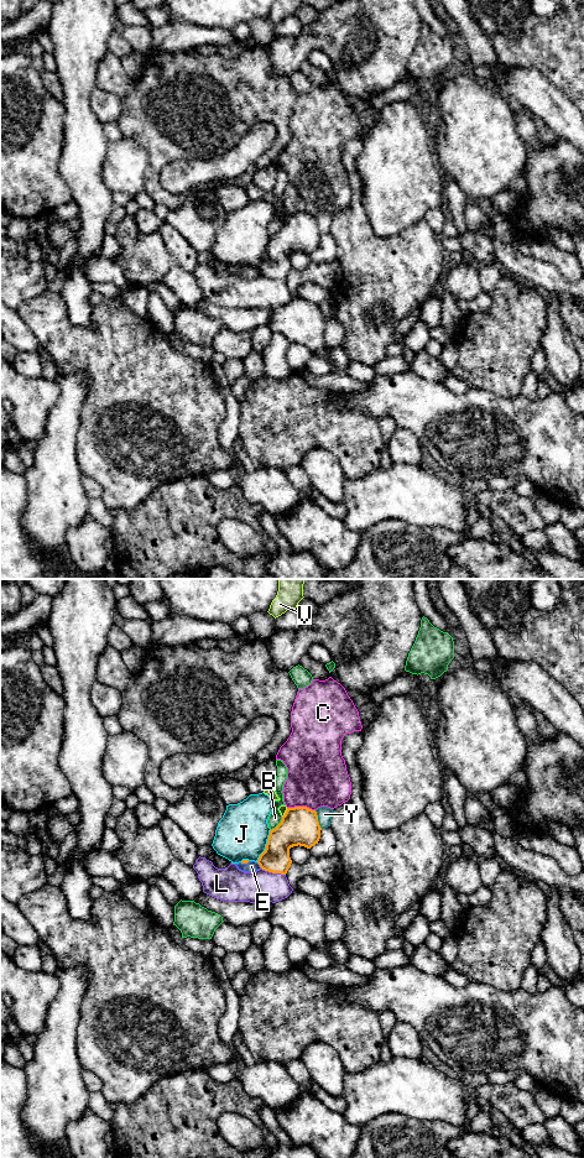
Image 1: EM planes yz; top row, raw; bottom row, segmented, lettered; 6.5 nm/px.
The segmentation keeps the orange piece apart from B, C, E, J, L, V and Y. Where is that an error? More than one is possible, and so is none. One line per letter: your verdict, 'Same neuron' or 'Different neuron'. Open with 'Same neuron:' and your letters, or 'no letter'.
Same neuron: no letter
B: Different neuron
C: Different neuron
E: Different neuron
J: Different neuron
L: Different neuron
V: Different neuron
Y: Different neuron

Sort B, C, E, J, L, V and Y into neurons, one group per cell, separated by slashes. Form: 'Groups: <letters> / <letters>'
Groups: B / C / E / J / L / V / Y

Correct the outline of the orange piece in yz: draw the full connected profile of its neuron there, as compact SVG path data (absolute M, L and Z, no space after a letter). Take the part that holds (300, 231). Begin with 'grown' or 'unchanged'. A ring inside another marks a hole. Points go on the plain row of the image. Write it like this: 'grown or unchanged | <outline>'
unchanged | M287 214L281 229L270 236L266 255L257 270L265 277L286 281L292 270L290 255L298 251L311 255L318 250L320 236L316 217Z

